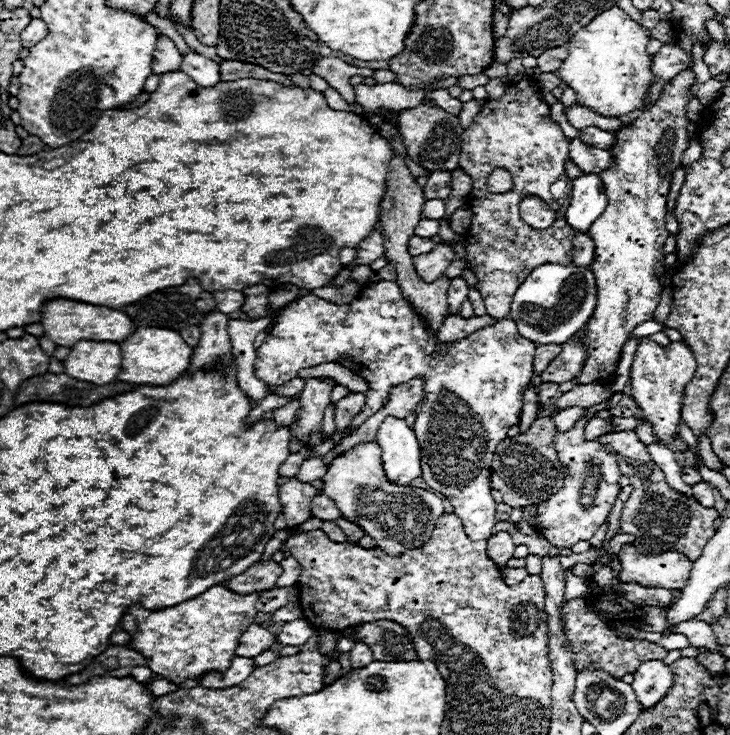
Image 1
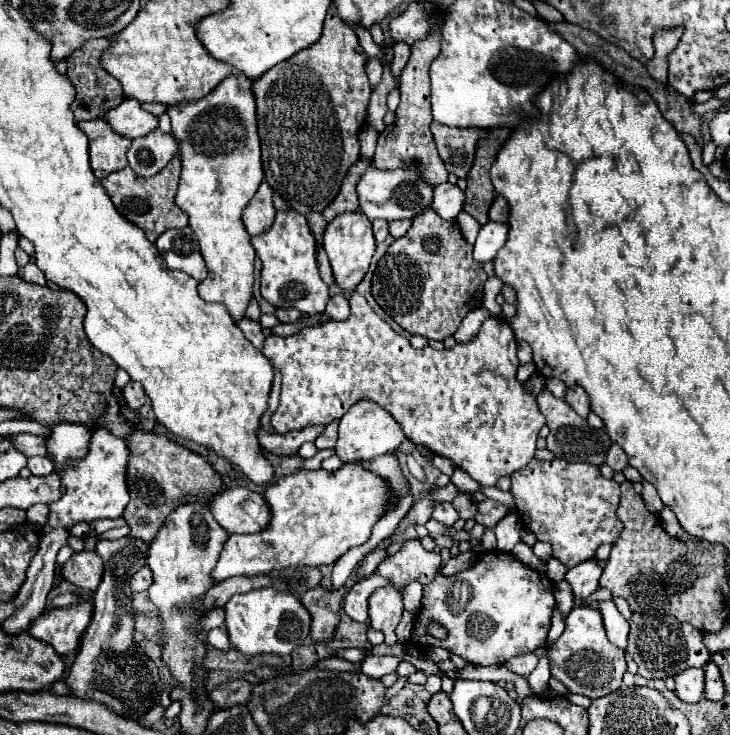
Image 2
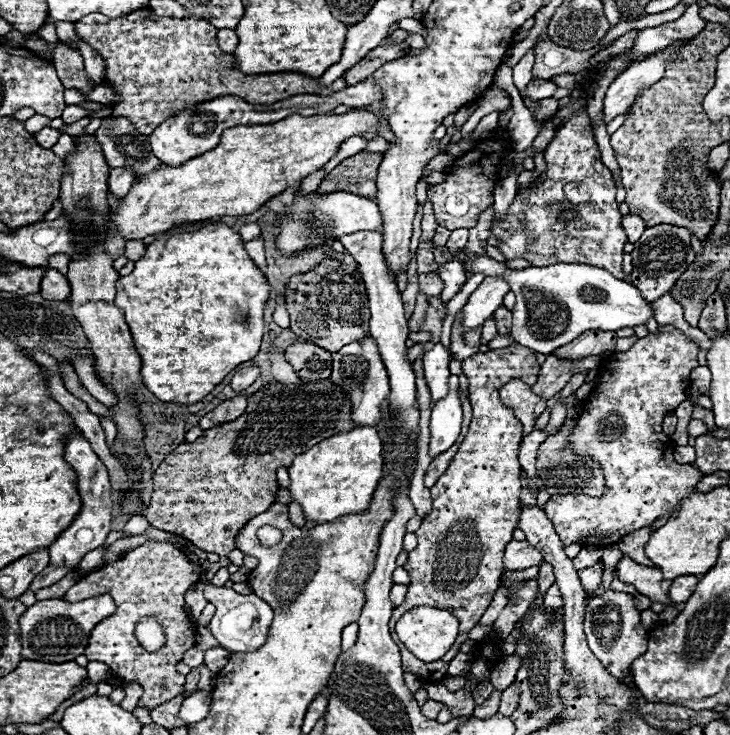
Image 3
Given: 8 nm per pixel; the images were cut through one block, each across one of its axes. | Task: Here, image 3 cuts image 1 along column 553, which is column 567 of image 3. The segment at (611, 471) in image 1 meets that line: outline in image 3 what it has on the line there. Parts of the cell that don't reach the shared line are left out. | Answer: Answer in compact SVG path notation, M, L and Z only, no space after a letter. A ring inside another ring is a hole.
M666 326L660 328L660 336L648 334L640 338L630 350L614 352L602 358L598 368L598 386L586 398L578 424L570 436L570 446L578 454L590 454L600 462L606 476L606 492L600 498L590 496L552 496L544 512L552 520L554 530L558 532L564 546L578 542L582 546L608 546L618 542L622 536L650 526L654 520L668 516L686 496L694 494L702 472L696 464L678 464L674 460L674 446L670 436L662 432L662 420L672 412L680 402L686 400L684 390L688 388L690 372L698 366L698 344L686 338L680 330Z

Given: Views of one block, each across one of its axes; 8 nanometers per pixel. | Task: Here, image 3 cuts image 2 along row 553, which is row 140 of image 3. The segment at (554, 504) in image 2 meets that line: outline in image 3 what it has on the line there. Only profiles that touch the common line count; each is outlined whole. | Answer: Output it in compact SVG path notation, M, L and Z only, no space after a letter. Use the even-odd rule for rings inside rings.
M586 108L580 110L578 114L572 114L560 128L556 128L554 140L548 144L544 150L544 162L546 170L524 190L520 190L510 204L508 212L500 220L492 220L492 236L498 238L498 248L506 256L506 260L516 260L524 258L532 266L534 264L558 264L558 262L568 262L568 264L590 264L596 268L606 268L618 278L624 278L622 272L622 256L624 256L624 244L626 244L626 234L622 228L622 214L616 204L616 186L612 180L610 170L600 162L600 150L594 140L592 128L588 126L590 118ZM574 208L578 212L578 218L572 222L564 224L558 220L558 212Z

